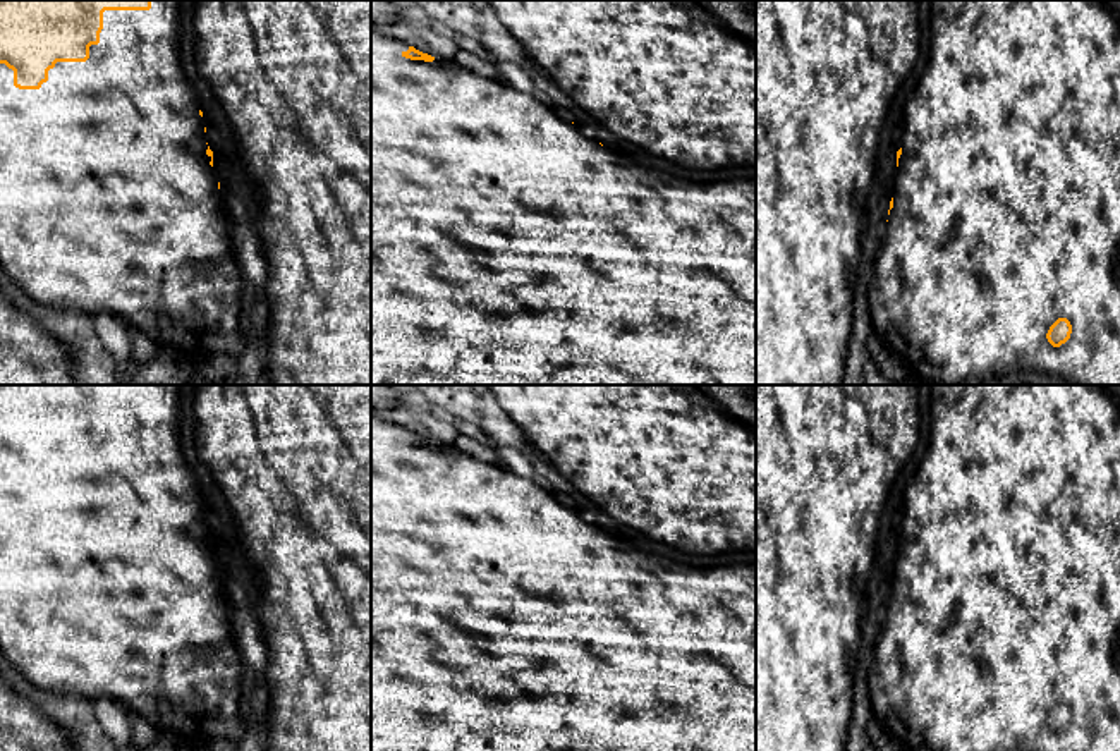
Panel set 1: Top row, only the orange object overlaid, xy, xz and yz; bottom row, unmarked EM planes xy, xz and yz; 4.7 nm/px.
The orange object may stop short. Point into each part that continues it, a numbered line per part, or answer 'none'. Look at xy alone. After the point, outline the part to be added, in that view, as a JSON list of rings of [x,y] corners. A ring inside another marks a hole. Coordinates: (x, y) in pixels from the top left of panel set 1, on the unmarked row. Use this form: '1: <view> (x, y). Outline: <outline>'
1: xy (109, 588). Outline: [[[151,385],[149,395],[105,395],[100,428],[89,431],[89,443],[57,447],[40,474],[15,473],[14,455],[0,449],[0,651],[33,686],[89,699],[110,698],[194,749],[218,737],[239,742],[247,724],[239,710],[244,665],[230,627],[228,600],[206,540],[201,493],[180,450],[179,394],[180,385]]]

